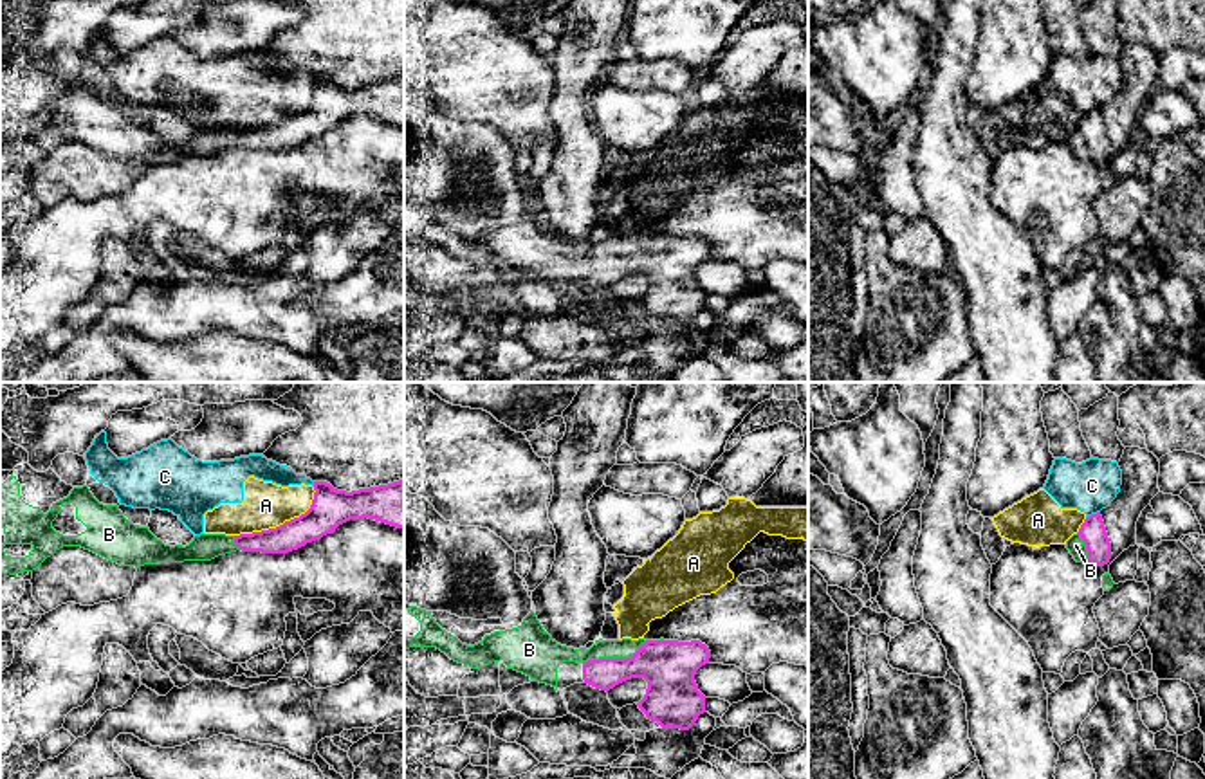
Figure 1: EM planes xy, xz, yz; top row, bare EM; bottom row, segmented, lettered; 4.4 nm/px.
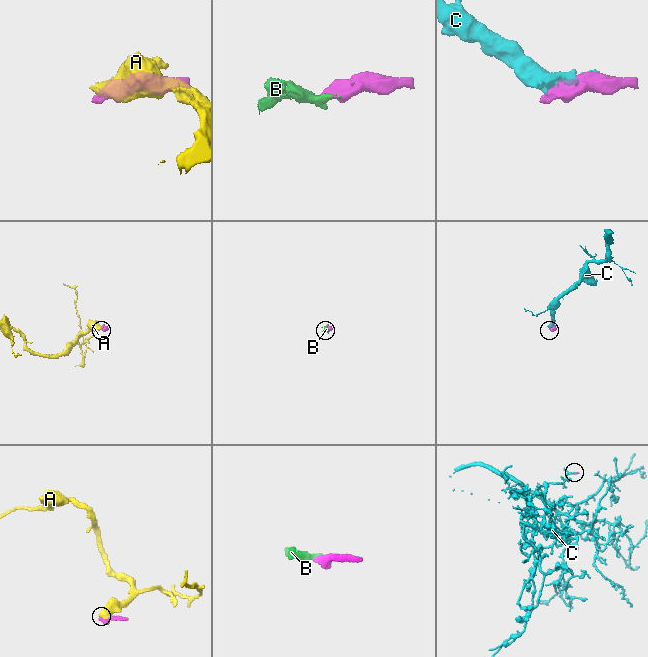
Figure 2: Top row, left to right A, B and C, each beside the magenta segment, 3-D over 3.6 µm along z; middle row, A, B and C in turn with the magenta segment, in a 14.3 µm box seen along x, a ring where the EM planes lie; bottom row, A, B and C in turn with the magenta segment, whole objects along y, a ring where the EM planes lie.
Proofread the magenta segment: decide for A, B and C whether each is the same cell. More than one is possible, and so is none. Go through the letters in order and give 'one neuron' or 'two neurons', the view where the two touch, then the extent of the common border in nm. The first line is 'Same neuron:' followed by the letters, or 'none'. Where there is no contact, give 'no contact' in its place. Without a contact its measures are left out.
Same neuron: B
A: two neurons; meets magenta in xy; contact 420 nm long
B: one neuron; meets magenta in xz; contact 300 nm long
C: two neurons; meets magenta in yz; contact 70 nm long

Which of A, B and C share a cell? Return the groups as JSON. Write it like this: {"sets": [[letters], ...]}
{"sets": [["A", "C"], ["B"]]}

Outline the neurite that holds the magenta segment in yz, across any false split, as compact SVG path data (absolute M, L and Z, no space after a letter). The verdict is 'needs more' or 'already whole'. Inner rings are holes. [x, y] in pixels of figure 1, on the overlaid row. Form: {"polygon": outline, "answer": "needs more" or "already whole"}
{"polygon": "M1100 512L1084 519L1079 532L1066 541L1066 548L1077 563L1104 566L1111 559L1111 543Z", "answer": "needs more"}

